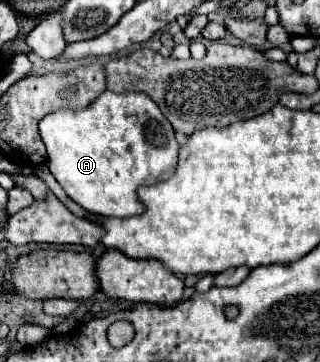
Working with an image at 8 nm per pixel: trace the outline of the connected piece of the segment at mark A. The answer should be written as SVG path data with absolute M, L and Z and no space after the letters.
M104 91L86 109L60 109L40 121L46 145L46 165L66 195L90 213L130 217L142 213L136 197L140 185L156 185L176 171L178 143L170 121L158 105L140 91Z

